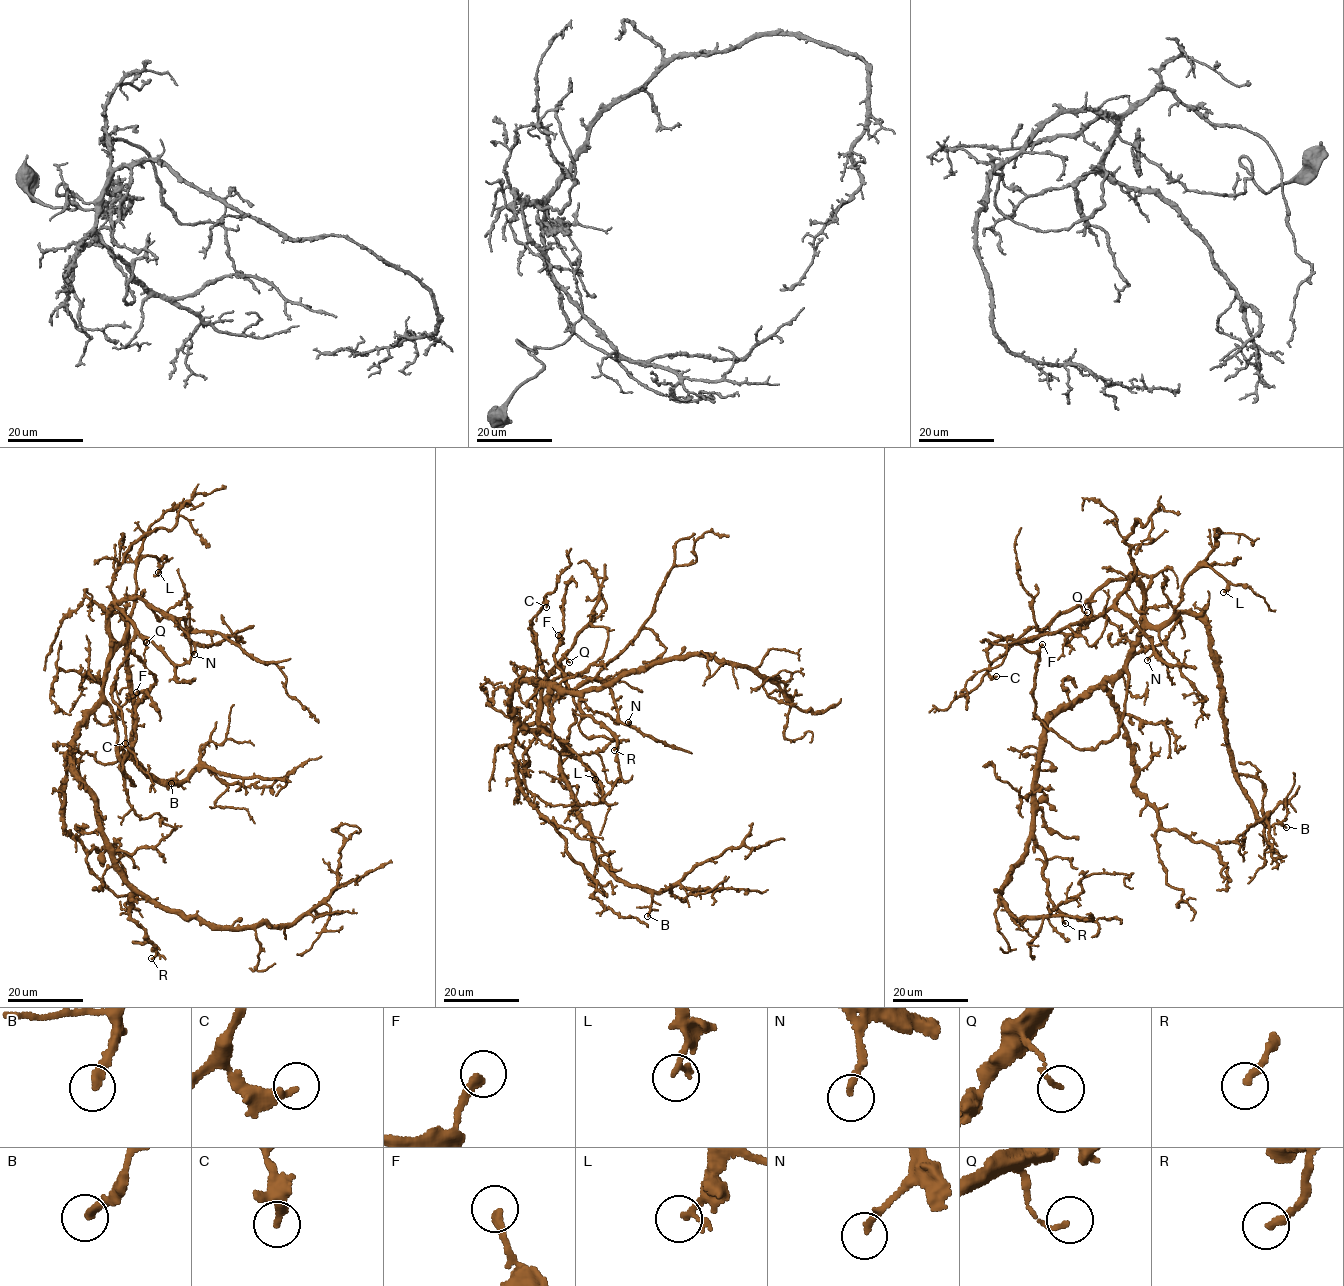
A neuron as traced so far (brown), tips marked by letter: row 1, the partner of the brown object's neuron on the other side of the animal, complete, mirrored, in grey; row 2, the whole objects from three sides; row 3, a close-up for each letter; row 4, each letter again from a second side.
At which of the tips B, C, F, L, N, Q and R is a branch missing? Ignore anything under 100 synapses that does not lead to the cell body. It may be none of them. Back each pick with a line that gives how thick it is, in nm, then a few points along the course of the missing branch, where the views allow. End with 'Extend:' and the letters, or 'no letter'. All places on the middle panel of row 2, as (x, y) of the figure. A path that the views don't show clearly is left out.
Extend: no letter

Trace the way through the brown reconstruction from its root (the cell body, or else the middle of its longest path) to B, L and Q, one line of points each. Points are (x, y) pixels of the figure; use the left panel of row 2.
B: (73, 738), (100, 696), (108, 660), (127, 629), (122, 616), (135, 764), (179, 785), (171, 783)
L: (73, 738), (100, 696), (108, 660), (127, 629), (135, 567), (151, 555), (158, 572)
Q: (73, 738), (100, 696), (110, 656), (110, 608), (116, 606), (144, 643), (146, 642)

